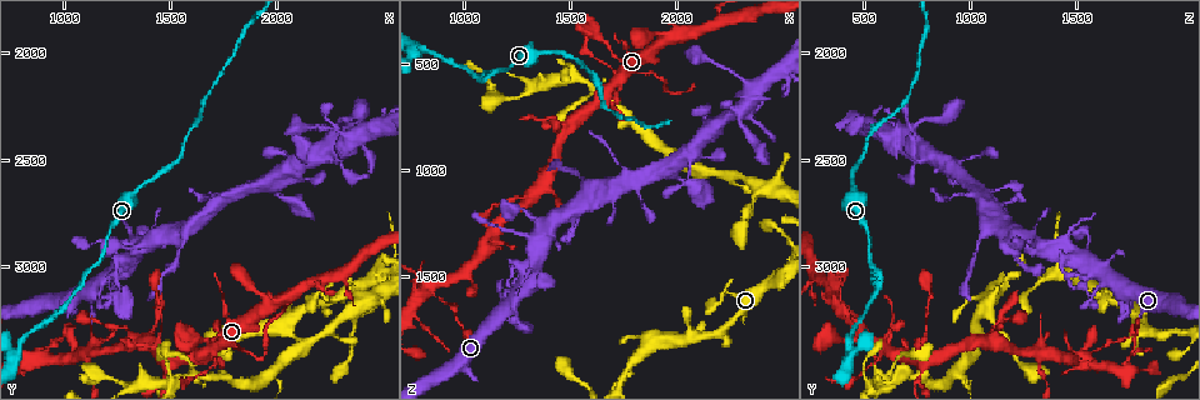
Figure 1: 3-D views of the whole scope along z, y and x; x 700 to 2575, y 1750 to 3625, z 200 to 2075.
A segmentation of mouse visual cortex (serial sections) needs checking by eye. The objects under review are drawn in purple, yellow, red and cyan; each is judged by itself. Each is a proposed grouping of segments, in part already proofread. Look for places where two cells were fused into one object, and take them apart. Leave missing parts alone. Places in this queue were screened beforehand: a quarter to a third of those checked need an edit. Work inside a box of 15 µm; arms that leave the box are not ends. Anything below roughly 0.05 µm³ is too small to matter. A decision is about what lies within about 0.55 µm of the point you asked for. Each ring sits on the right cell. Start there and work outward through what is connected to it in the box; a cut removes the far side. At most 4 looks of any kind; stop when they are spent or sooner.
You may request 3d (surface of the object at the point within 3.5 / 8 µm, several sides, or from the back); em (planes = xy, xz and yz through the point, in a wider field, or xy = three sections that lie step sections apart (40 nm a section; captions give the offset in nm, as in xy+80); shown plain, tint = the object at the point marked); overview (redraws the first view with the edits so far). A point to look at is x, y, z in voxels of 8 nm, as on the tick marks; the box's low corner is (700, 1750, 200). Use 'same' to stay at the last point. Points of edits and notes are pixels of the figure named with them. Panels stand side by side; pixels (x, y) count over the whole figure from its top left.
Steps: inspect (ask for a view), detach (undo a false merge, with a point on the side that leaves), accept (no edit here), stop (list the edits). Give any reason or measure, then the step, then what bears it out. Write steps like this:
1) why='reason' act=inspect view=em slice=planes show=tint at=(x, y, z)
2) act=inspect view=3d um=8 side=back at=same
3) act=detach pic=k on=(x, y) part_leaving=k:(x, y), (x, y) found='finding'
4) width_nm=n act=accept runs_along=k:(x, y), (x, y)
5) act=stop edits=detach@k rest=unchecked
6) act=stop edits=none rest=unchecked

why='calibre changes' act=inspect view=3d um=3.5 at=(1160, 3120, 1580)

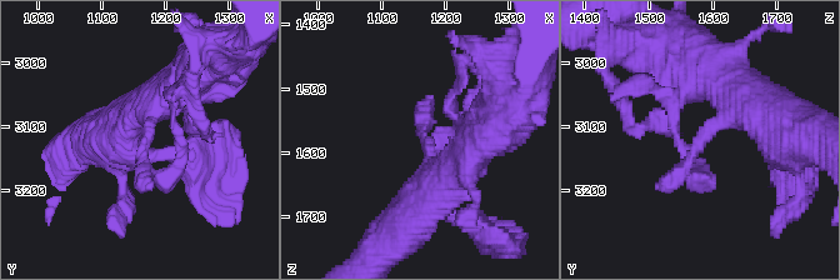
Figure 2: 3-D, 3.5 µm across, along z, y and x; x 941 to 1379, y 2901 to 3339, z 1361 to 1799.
act=inspect view=em slice=xy step=2 show=tint at=(1165, 3120, 1585)

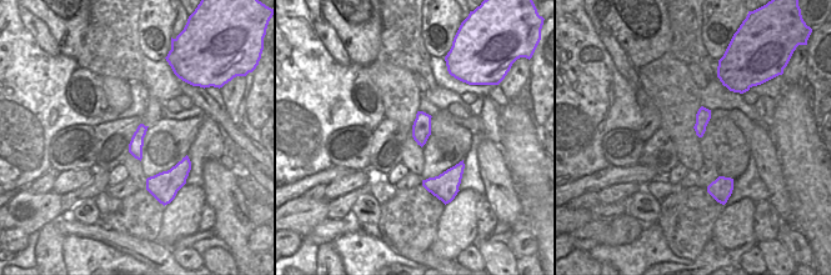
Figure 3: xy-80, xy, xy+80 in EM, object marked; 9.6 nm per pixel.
why='another direction' act=inspect view=em slice=xy step=5 show=tint at=same

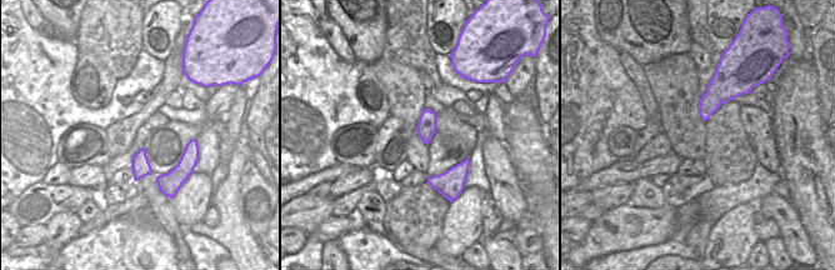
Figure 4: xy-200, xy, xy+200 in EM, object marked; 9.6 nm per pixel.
act=accept runs_along=2:(765, 109), (710, 125), (685, 168), (710, 190) found='all the same cell'

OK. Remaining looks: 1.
why='branch point' act=inspect view=3d um=3.5 side=back at=(1590, 2820, 1080)

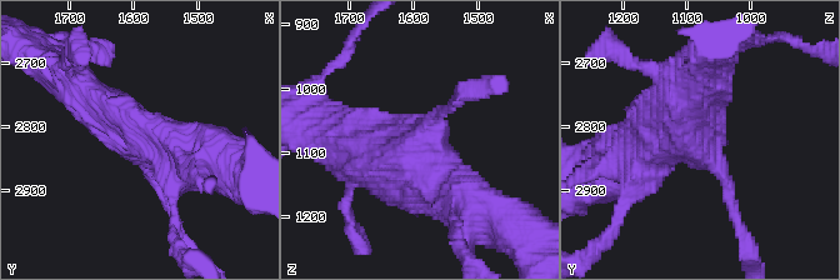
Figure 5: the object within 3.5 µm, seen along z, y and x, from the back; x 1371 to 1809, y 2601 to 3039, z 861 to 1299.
arm_widths_nm=200,500,600 act=accept runs_along=5:(193, 159), (120, 125), (66, 75) found='all the same cell'

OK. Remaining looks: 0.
act=stop edits=none rest=unchecked

